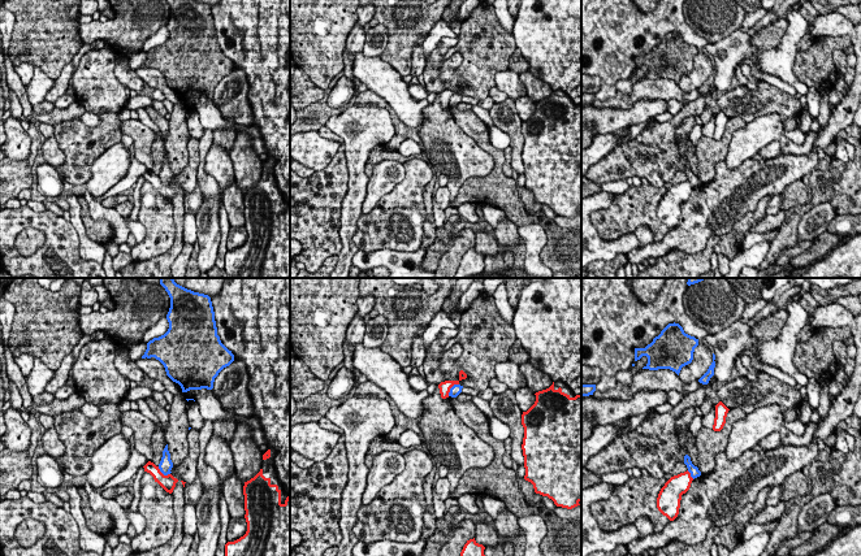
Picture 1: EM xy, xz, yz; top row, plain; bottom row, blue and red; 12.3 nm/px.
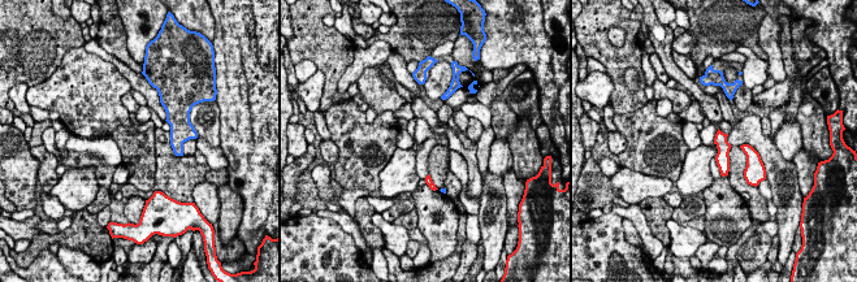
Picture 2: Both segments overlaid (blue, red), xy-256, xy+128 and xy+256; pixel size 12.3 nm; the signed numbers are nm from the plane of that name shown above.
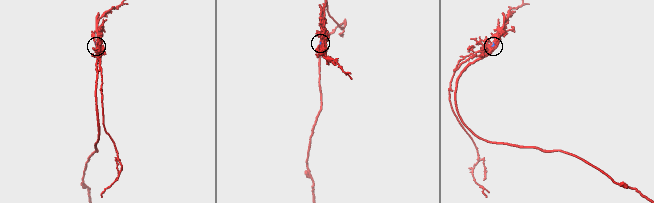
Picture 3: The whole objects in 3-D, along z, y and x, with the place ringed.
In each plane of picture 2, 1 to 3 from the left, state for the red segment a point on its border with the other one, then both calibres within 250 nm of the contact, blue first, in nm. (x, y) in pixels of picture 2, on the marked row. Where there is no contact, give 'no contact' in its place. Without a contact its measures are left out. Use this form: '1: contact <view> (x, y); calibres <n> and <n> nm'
1: no contact
2: no contact
3: no contact

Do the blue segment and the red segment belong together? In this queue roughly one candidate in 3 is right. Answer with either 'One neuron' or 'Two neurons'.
Two neurons

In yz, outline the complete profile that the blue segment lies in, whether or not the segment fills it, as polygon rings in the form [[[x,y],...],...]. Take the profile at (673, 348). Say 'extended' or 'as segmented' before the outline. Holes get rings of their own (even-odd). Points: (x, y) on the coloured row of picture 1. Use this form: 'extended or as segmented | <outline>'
as segmented | [[[669,323],[645,348],[635,348],[635,361],[642,356],[648,364],[642,369],[670,369],[678,375],[693,360],[698,339],[684,333],[679,323]]]

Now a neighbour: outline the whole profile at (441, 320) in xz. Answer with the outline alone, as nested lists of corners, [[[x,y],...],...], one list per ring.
[[[441,309],[429,322],[428,327],[423,333],[423,344],[425,347],[425,355],[429,352],[429,346],[436,340],[438,333],[444,329],[457,329],[457,325],[453,323],[450,317]]]

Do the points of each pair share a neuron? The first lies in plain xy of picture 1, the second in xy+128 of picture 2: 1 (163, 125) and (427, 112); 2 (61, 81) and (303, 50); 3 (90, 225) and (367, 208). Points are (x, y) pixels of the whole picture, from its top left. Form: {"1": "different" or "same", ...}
{"1": "same", "2": "different", "3": "same"}

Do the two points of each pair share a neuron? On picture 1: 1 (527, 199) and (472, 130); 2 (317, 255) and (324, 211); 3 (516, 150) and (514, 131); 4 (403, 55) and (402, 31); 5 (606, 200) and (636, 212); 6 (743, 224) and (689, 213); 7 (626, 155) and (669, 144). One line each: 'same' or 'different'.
1: different
2: same
3: same
4: same
5: different
6: different
7: same

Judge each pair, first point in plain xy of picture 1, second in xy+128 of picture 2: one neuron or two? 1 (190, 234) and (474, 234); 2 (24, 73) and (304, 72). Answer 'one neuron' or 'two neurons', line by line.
1: one neuron
2: one neuron

